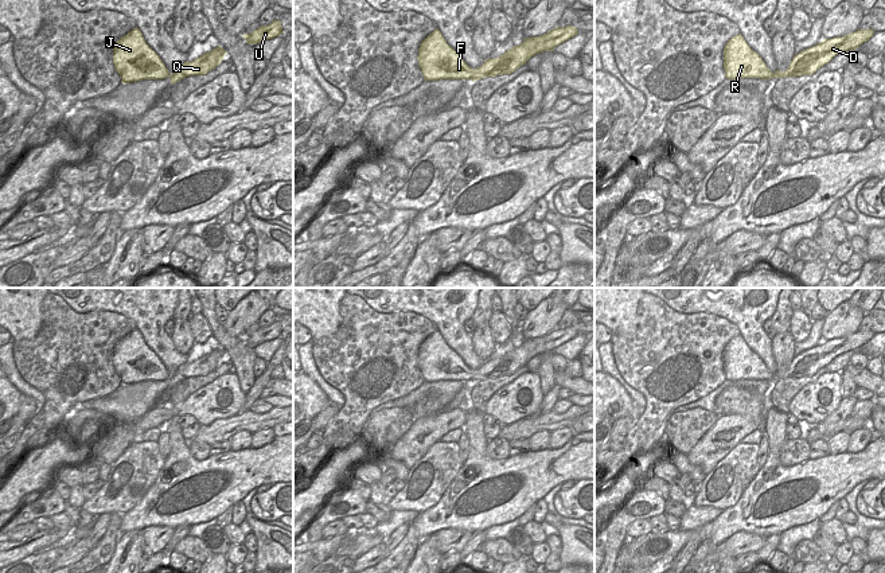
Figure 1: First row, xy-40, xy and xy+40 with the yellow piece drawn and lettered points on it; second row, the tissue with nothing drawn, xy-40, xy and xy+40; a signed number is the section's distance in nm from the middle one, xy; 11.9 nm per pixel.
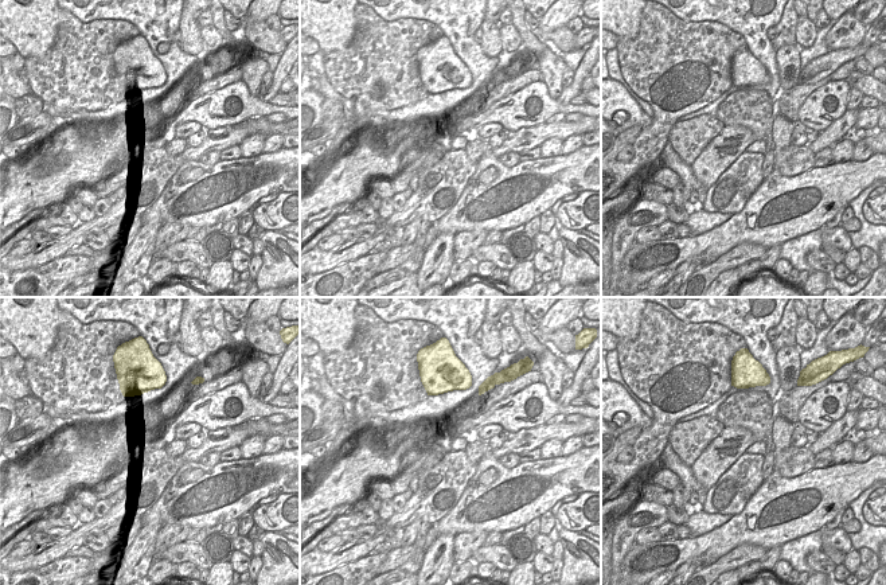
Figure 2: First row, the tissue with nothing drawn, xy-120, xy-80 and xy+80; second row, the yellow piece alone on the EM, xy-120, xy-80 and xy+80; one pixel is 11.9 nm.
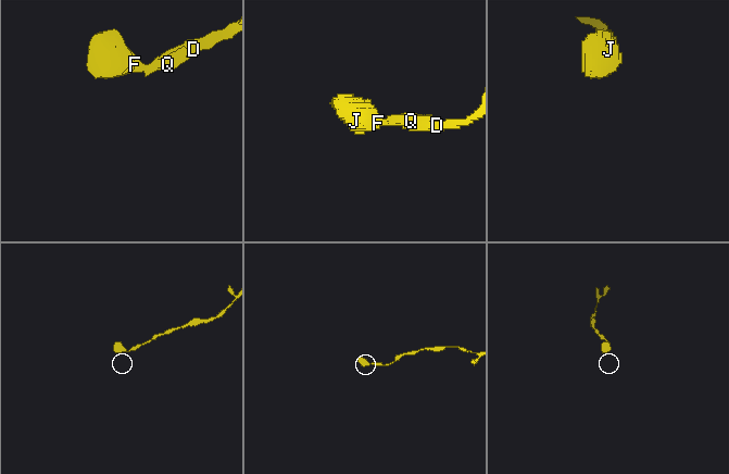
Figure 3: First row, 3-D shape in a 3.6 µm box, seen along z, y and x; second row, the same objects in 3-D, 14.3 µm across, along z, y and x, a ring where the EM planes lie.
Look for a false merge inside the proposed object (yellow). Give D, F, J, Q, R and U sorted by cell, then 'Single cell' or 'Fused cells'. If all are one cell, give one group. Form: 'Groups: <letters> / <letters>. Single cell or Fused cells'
Groups: D F J Q R U. Single cell.

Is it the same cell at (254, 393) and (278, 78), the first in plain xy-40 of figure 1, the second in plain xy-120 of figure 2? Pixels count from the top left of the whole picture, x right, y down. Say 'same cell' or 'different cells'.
same cell

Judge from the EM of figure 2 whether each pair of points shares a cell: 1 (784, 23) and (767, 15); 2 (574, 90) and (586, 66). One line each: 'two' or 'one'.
1: two
2: one

